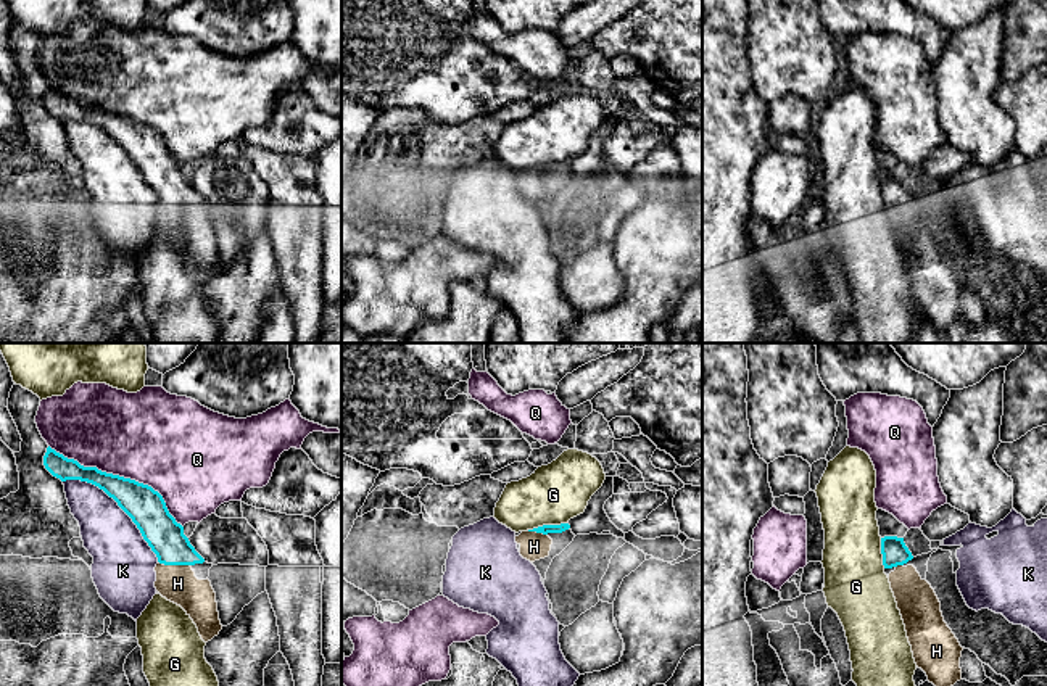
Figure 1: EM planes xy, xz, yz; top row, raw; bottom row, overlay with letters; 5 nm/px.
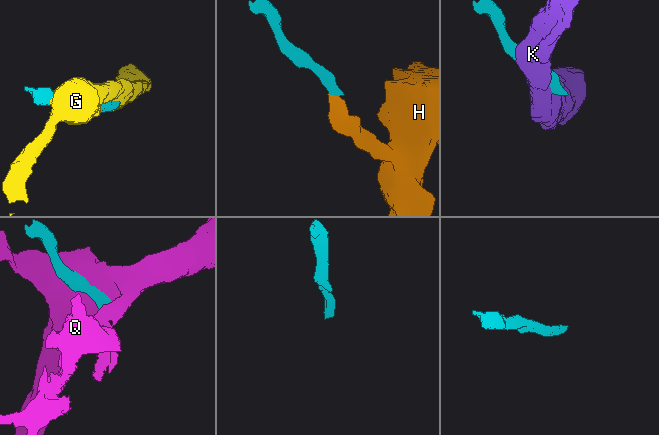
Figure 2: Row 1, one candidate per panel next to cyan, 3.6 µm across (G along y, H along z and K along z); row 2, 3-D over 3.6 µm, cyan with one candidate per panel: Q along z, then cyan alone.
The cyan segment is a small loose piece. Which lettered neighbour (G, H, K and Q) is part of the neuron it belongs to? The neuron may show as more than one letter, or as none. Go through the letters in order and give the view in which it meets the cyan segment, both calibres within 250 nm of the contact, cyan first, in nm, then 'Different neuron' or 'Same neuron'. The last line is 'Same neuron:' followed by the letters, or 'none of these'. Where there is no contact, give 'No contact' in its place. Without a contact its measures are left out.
G: Touches cyan in xz. Thickness 50 nm (cyan) against 300 nm. Different neuron
H: Touches cyan in xy. Thickness 180 nm (cyan) against 190 nm. Same neuron
K: Touches cyan in xy. Thickness 190 nm (cyan) against 280 nm. Different neuron
Q: Touches cyan in xy. Thickness 190 nm (cyan) against 460 nm. Different neuron
Same neuron: H

